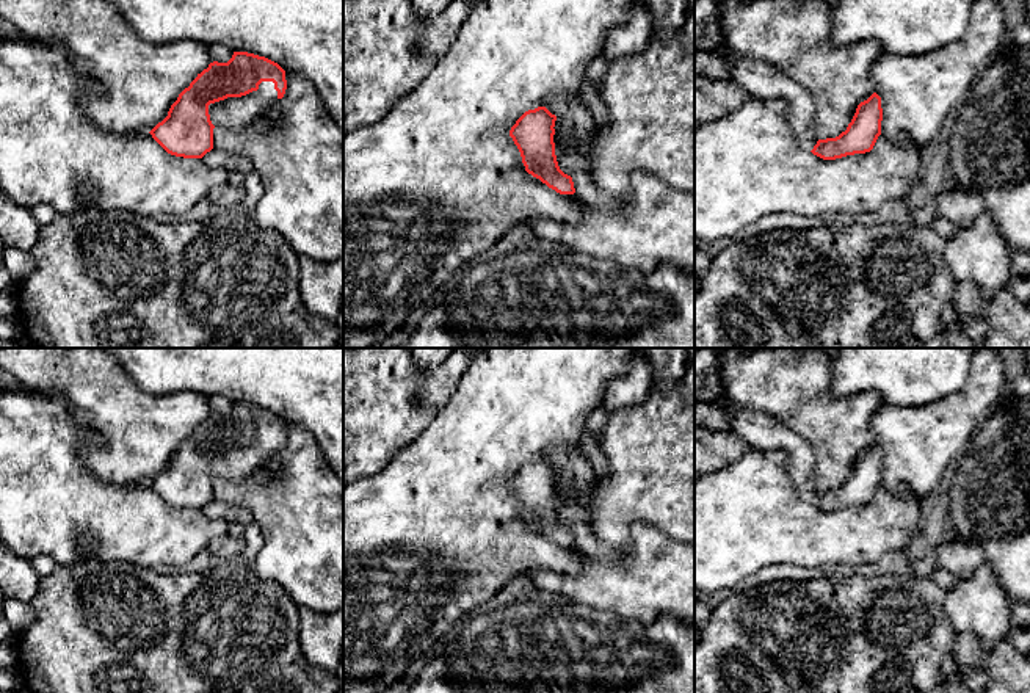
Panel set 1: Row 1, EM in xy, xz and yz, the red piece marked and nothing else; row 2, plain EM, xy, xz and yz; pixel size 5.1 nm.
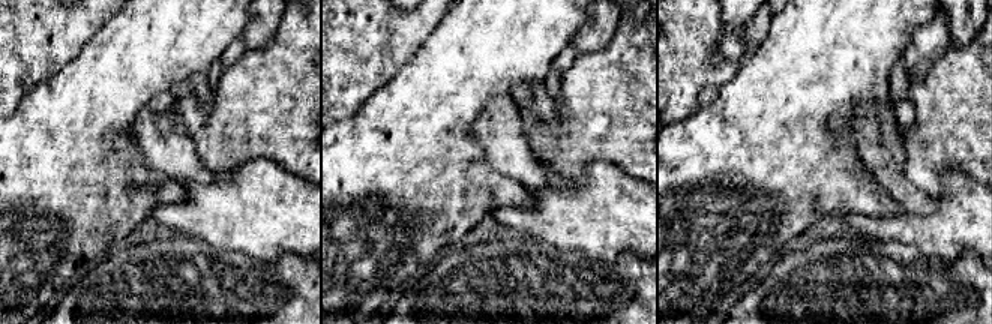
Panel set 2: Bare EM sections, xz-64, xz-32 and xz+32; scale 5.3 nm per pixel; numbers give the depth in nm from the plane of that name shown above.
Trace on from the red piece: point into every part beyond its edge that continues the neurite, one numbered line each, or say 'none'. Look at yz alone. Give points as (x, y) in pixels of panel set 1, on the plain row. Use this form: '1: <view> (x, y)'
1: yz (761, 431)

